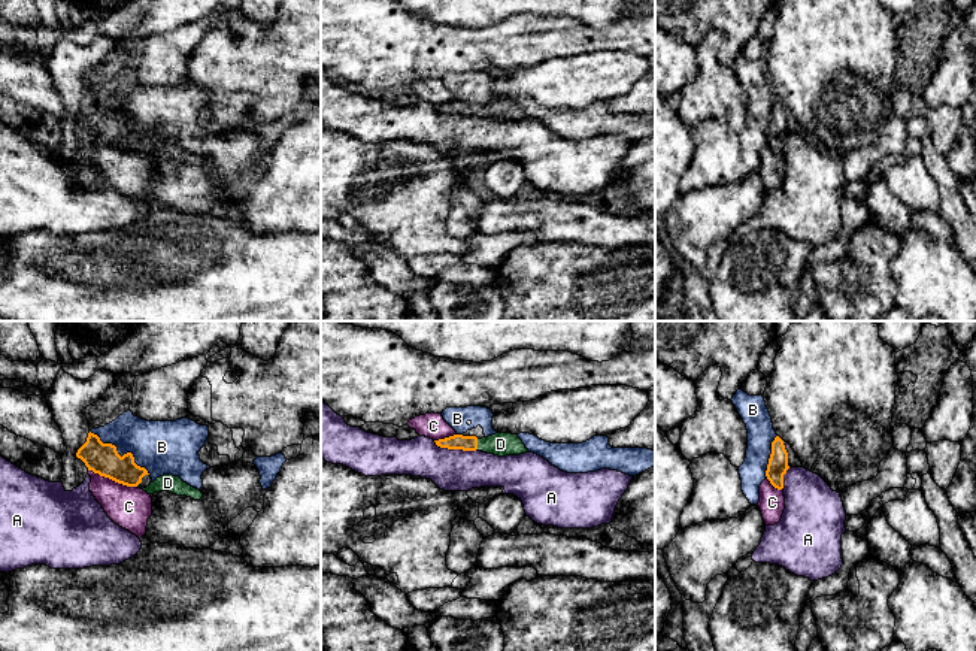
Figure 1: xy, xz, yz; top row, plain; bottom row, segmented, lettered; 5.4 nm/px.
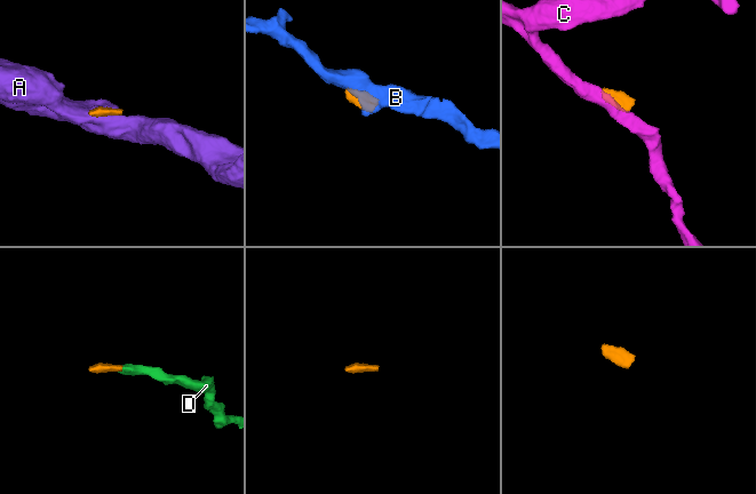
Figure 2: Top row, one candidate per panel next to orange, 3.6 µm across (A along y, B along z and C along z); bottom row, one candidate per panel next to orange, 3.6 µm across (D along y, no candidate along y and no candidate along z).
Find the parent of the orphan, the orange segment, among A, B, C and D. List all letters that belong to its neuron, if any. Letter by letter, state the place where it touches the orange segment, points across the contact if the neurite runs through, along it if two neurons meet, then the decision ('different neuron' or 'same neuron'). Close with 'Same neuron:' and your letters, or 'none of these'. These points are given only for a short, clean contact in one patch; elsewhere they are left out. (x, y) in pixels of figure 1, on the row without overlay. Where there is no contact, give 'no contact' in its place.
A: meets orange in xz at (455, 114); border along xz (433, 106), (440, 112), (476, 115); different neuron
B: meets orange in xy at (120, 121); border along xy (90, 96), (121, 121), (130, 118), (149, 139); different neuron
C: meets orange in xy at (112, 145); border along xy (88, 135), (136, 153); different neuron
D: meets orange in xz at (476, 109); runs through xz (457, 106), (476, 109), (500, 109); same neuron
Same neuron: D

